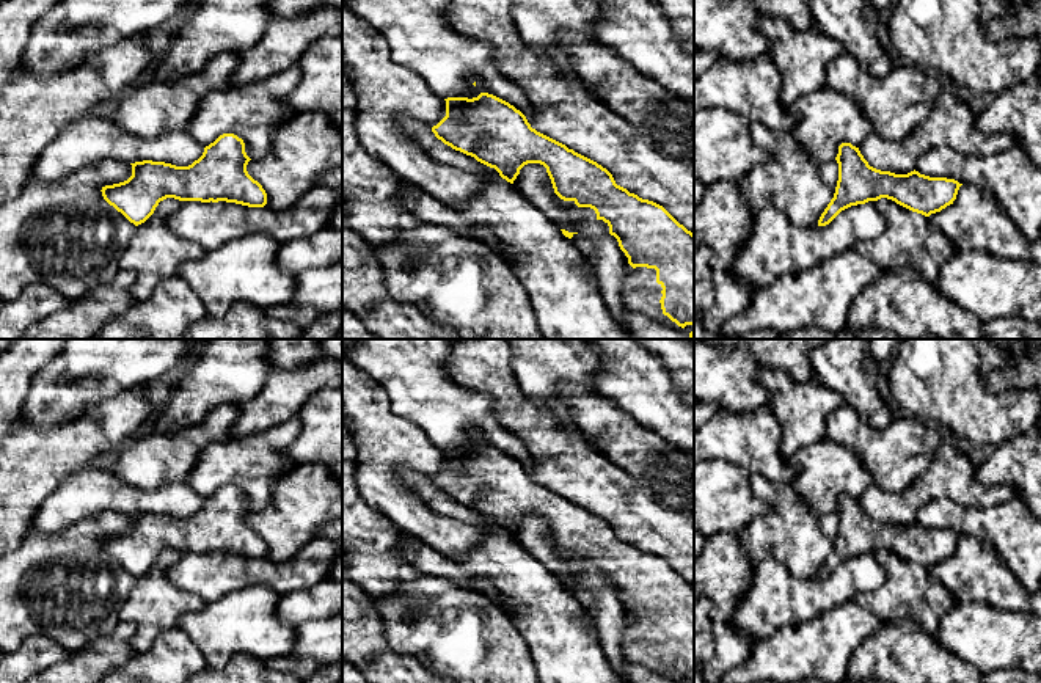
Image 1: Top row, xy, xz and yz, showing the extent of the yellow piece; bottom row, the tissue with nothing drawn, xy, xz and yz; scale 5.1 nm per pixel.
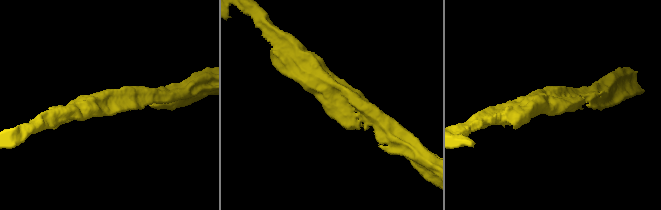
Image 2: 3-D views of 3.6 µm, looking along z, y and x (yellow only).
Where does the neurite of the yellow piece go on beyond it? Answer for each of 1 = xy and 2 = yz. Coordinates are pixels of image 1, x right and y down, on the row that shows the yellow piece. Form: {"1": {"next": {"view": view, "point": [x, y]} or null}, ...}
{"1": {"next": null}, "2": {"next": null}}

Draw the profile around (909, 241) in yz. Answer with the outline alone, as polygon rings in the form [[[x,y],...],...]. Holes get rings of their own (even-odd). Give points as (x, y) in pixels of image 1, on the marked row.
[[[887,198],[875,204],[884,214],[887,228],[879,237],[859,242],[853,248],[884,273],[911,268],[922,279],[936,283],[941,268],[958,253],[953,243],[928,217]]]

